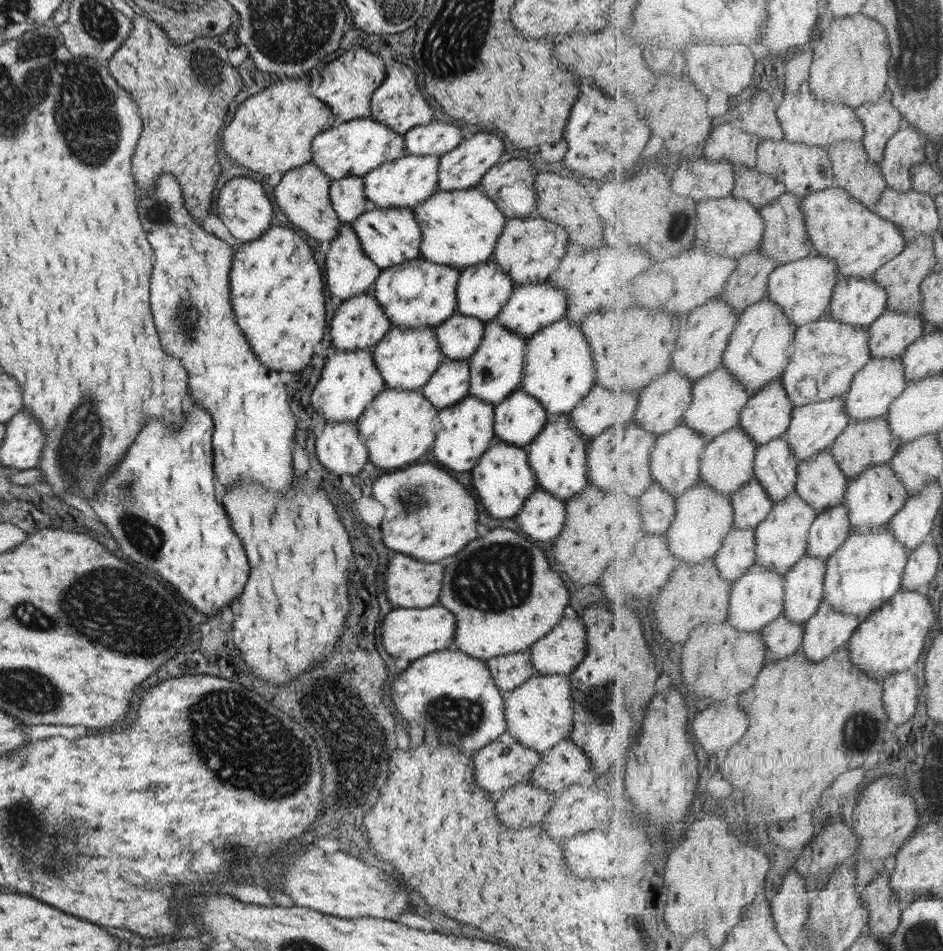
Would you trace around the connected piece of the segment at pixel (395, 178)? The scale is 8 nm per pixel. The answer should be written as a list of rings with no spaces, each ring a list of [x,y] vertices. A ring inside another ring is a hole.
[[[405,155],[384,162],[364,174],[362,183],[369,207],[393,208],[393,210],[413,209],[437,190],[438,164],[435,155]]]

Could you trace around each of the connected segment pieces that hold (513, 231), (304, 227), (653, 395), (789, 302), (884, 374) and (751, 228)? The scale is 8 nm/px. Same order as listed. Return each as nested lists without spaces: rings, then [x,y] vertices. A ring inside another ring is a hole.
[[[536,215],[523,220],[511,218],[506,220],[501,235],[497,237],[491,260],[498,264],[501,272],[505,272],[515,286],[535,284],[549,277],[568,244],[565,229],[553,222],[547,222]]]
[[[309,161],[284,172],[279,182],[273,187],[275,204],[287,221],[297,228],[297,233],[303,232],[309,238],[318,240],[320,243],[326,240],[331,242],[337,236],[341,224],[329,204],[330,181],[330,178],[321,172],[313,161]]]
[[[671,368],[664,375],[661,375],[661,378],[656,378],[651,384],[643,388],[633,420],[657,436],[672,431],[682,424],[685,411],[692,405],[694,385],[695,382],[686,374]]]
[[[811,254],[780,266],[769,277],[767,298],[784,308],[785,314],[798,327],[818,321],[829,312],[836,285],[840,281],[834,258]]]
[[[875,357],[855,375],[851,390],[845,396],[848,415],[857,421],[887,415],[893,402],[904,393],[908,385],[905,365],[900,357]]]
[[[725,198],[697,201],[697,244],[703,244],[708,251],[738,259],[751,251],[760,249],[765,235],[765,218],[760,209],[745,199]]]

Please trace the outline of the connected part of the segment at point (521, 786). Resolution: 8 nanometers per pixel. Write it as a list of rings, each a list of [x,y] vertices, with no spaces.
[[[528,781],[517,783],[505,789],[503,796],[495,802],[497,816],[501,822],[515,830],[539,824],[541,816],[545,816],[552,805],[555,795]]]

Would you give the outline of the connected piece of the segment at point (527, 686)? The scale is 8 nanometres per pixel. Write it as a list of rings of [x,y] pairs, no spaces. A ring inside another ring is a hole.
[[[535,674],[518,688],[504,693],[503,714],[506,731],[519,743],[535,752],[543,754],[560,740],[567,739],[572,731],[568,675]]]

